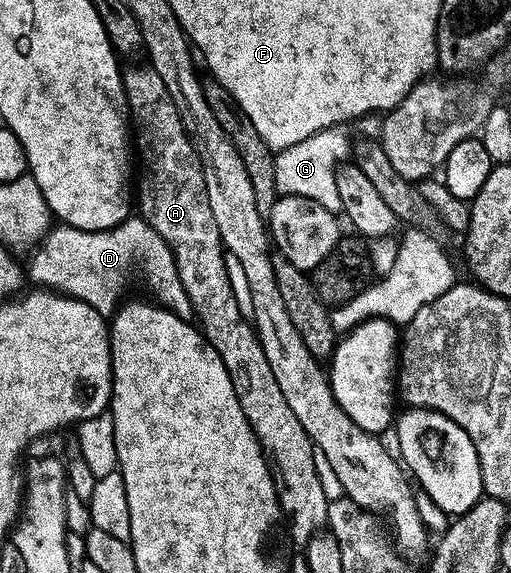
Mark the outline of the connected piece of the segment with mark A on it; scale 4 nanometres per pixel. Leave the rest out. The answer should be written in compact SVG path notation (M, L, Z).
M150 65L128 66L123 73L123 88L127 94L129 119L133 124L133 139L134 142L135 139L139 142L137 163L138 166L139 163L143 166L143 176L139 179L139 207L143 210L140 211L142 218L146 219L147 224L166 241L175 254L181 285L185 285L185 293L189 293L195 307L198 326L207 336L208 343L213 345L213 349L217 349L221 361L225 361L225 369L229 369L229 377L233 377L233 385L237 389L237 401L241 401L241 409L245 409L245 417L249 417L249 425L253 425L253 433L257 433L259 444L263 446L263 452L267 454L277 476L275 488L279 490L279 508L283 510L289 524L289 535L290 531L292 535L290 538L295 538L300 545L306 545L327 527L327 514L332 505L317 473L316 446L309 433L301 429L301 421L297 421L293 409L289 409L289 401L285 401L285 393L281 393L281 385L277 385L277 377L273 377L269 357L265 357L265 349L258 334L248 316L241 313L235 290L231 288L229 259L225 254L223 238L217 229L217 221L213 218L213 209L209 209L209 193L205 189L203 166L195 146L187 136L181 113L173 97L169 97L169 89L165 89L165 81L157 77Z

